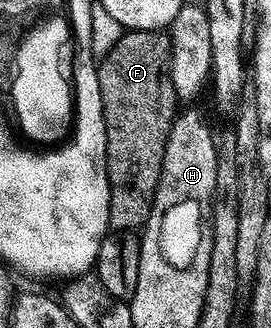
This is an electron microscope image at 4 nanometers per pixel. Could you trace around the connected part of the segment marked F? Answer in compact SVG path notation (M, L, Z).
M123 31L120 42L97 61L106 127L106 173L110 183L110 227L119 232L145 225L156 198L164 150L180 108L172 86L172 46L165 31Z

